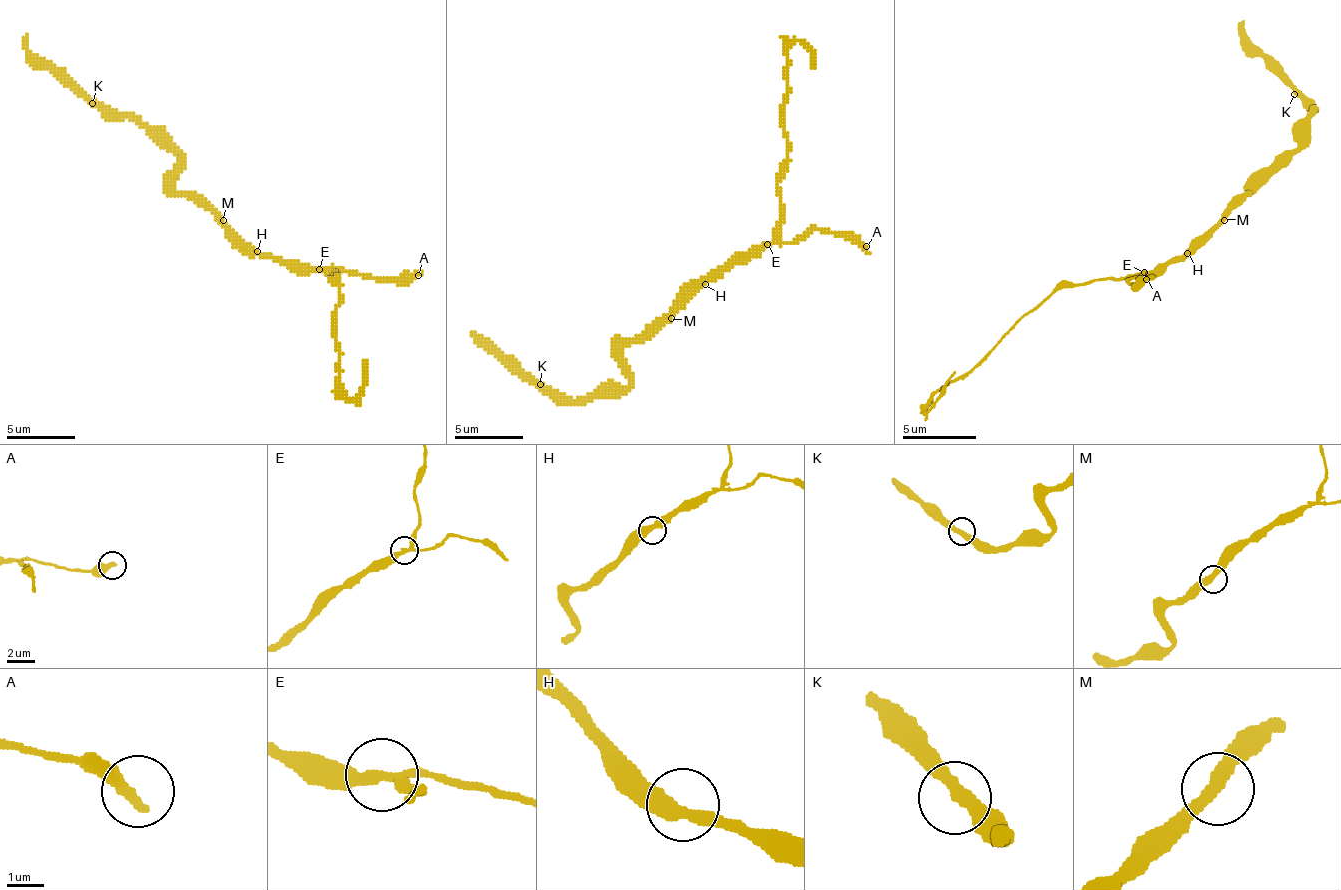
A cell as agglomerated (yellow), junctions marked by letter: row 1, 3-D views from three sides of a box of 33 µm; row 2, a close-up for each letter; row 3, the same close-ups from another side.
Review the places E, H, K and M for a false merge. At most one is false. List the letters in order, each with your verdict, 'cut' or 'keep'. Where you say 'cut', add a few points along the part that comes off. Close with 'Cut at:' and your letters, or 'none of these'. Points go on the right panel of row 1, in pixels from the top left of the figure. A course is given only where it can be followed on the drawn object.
E: cut | (1143, 271), (1117, 279), (1057, 286), (935, 394), (924, 412), (954, 371)
H: keep
K: keep
M: keep
Cut at: E

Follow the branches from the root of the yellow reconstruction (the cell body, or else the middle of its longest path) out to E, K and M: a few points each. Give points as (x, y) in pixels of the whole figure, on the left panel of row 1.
E: (253, 254), (271, 254), (284, 261), (319, 268)
K: (253, 254), (209, 209), (174, 189), (174, 168), (181, 161), (174, 151), (133, 120), (106, 117), (92, 103)
M: (253, 254), (223, 220)

